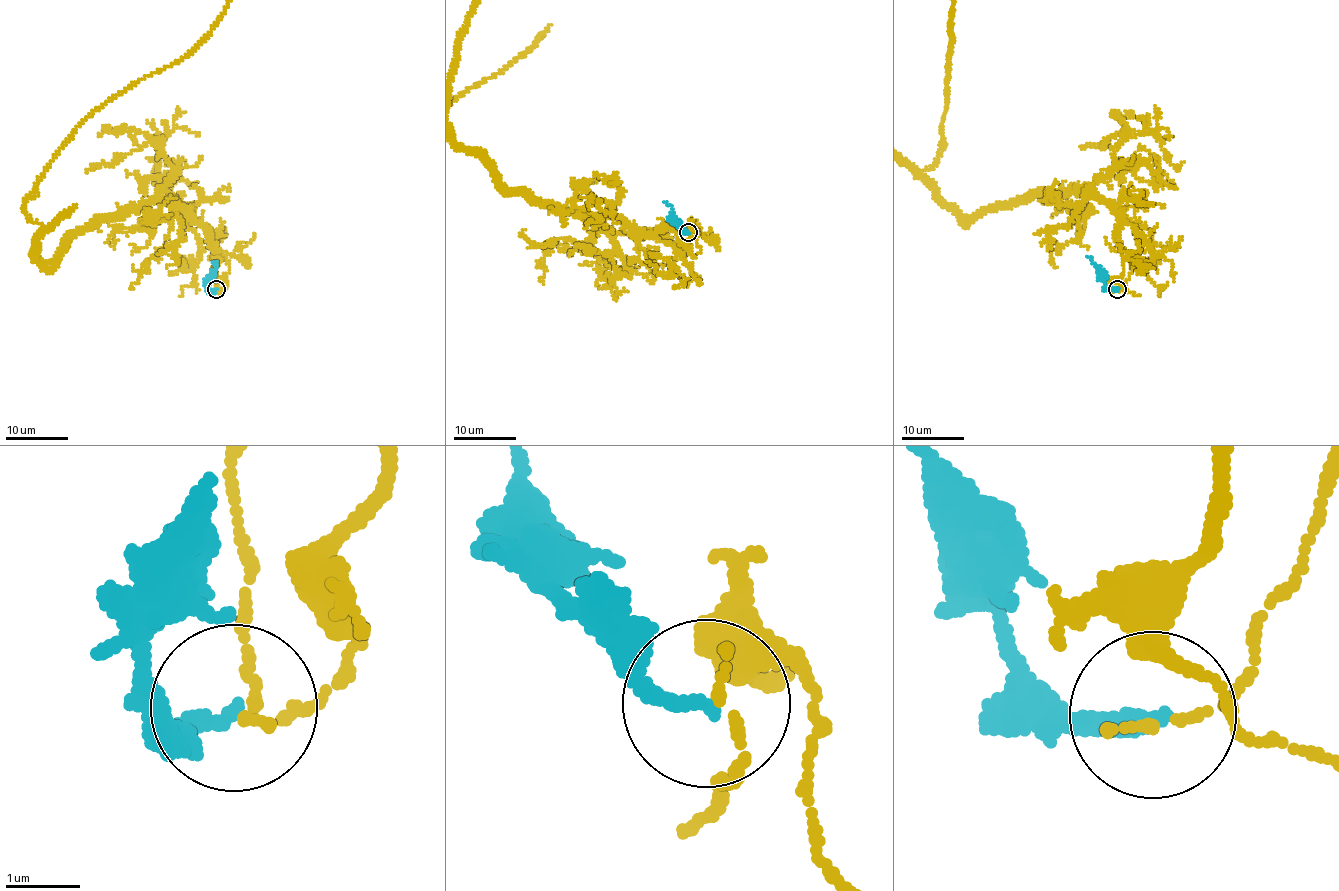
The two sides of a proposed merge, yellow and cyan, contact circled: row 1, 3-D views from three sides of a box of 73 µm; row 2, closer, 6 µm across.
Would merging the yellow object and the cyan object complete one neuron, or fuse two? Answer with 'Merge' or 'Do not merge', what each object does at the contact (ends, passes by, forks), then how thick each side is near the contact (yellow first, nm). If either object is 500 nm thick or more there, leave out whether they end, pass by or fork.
Do not merge. At the ring yellow ends. At the ring cyan ends. Thickness 130 nm (yellow) against 190 nm

